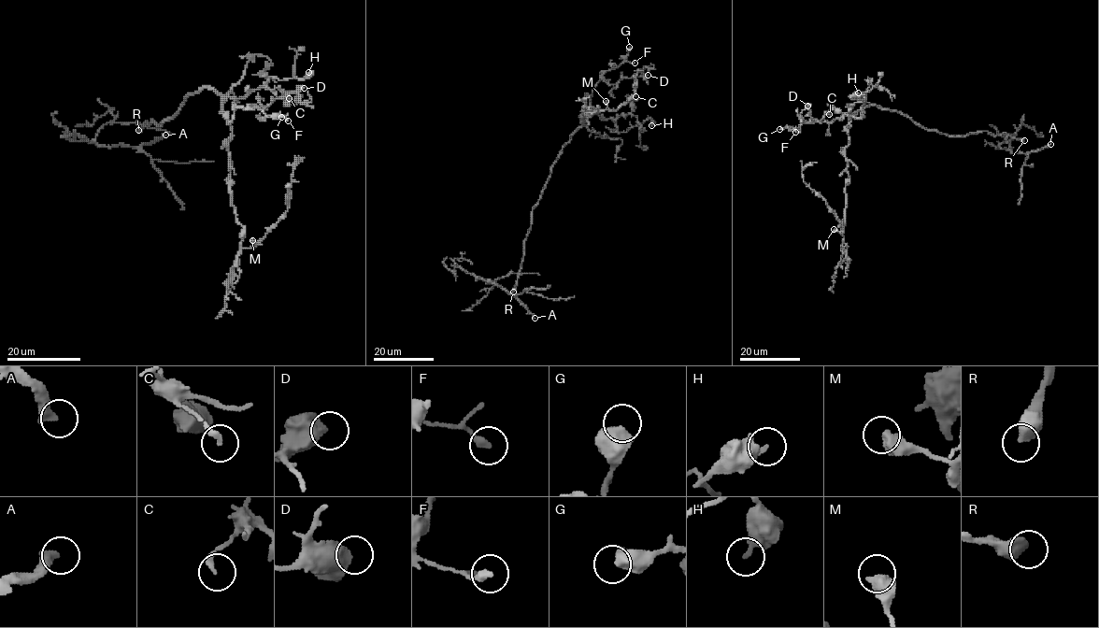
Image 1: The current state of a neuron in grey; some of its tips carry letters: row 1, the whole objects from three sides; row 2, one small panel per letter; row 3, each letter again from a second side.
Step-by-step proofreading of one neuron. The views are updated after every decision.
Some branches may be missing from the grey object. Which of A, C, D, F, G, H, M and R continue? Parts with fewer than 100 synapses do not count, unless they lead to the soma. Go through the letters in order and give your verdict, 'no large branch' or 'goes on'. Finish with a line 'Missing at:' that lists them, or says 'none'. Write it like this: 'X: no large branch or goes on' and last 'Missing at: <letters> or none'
A: goes on
C: no large branch
D: no large branch
F: no large branch
G: no large branch
H: no large branch
M: no large branch
R: goes on
Missing at: A, R

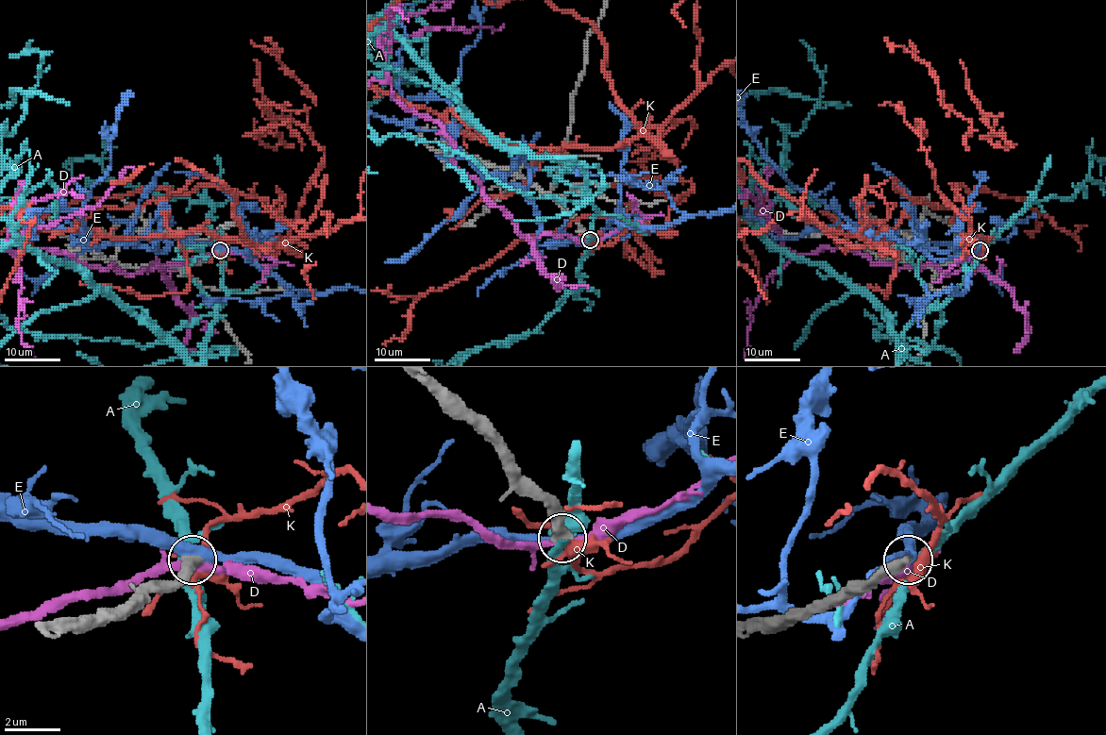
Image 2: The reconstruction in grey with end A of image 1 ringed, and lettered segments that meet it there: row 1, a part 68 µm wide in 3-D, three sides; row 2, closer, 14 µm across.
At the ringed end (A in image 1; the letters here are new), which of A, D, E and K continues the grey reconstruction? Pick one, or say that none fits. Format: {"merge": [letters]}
{"merge": []}

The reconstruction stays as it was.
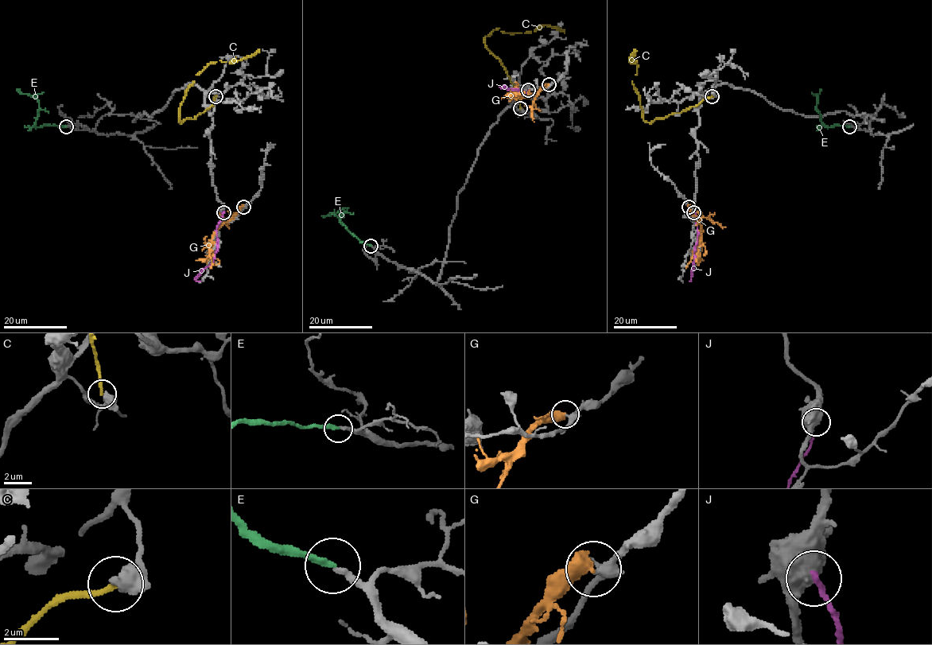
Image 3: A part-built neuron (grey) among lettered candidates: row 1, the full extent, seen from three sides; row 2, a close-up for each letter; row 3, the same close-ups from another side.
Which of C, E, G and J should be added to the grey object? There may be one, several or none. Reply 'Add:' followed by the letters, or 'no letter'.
Add: E

